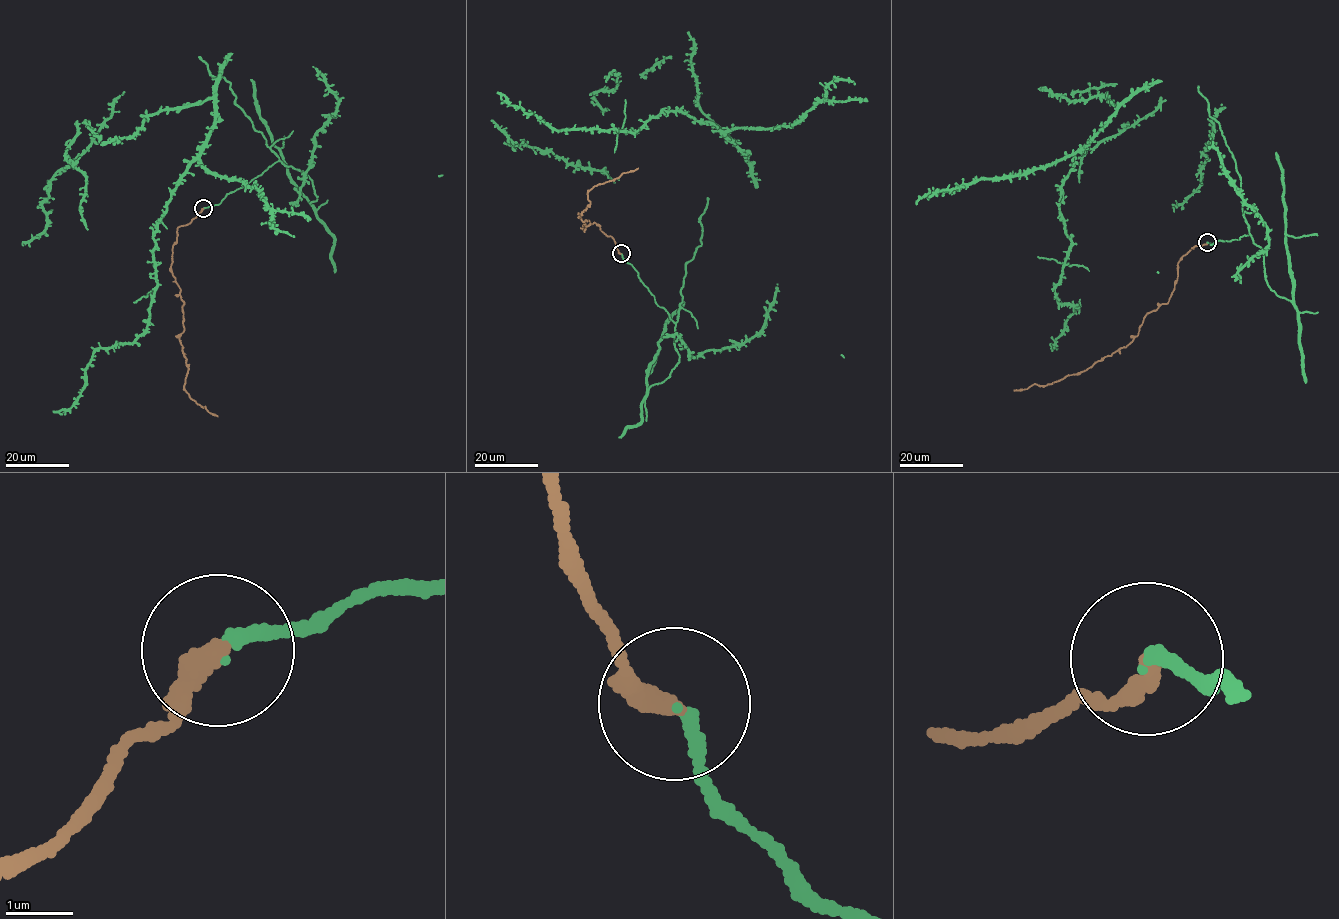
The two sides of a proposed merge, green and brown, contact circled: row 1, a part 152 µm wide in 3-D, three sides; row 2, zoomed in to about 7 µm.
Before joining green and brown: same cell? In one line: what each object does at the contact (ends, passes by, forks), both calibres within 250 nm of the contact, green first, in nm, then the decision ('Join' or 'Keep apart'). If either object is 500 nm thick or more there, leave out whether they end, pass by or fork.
At the ring green ends. At the ring brown ends. Thickness 180 nm (green) against 300 nm. Join

